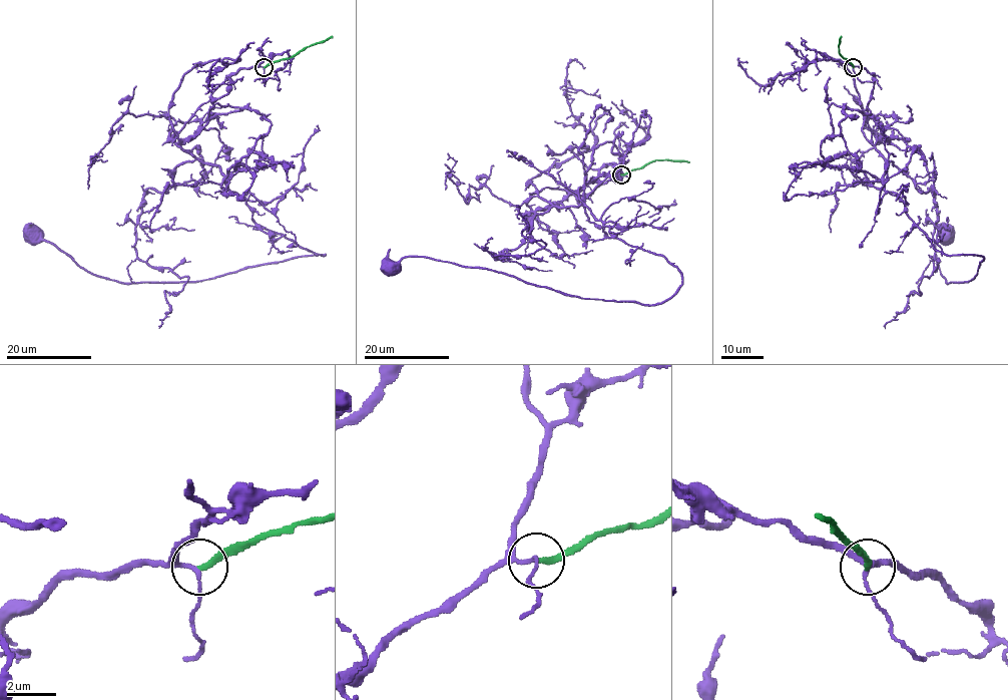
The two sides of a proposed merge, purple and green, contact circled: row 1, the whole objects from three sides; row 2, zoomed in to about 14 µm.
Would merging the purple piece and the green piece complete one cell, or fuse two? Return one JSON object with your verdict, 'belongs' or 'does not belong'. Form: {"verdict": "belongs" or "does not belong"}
{"verdict": "does not belong"}

